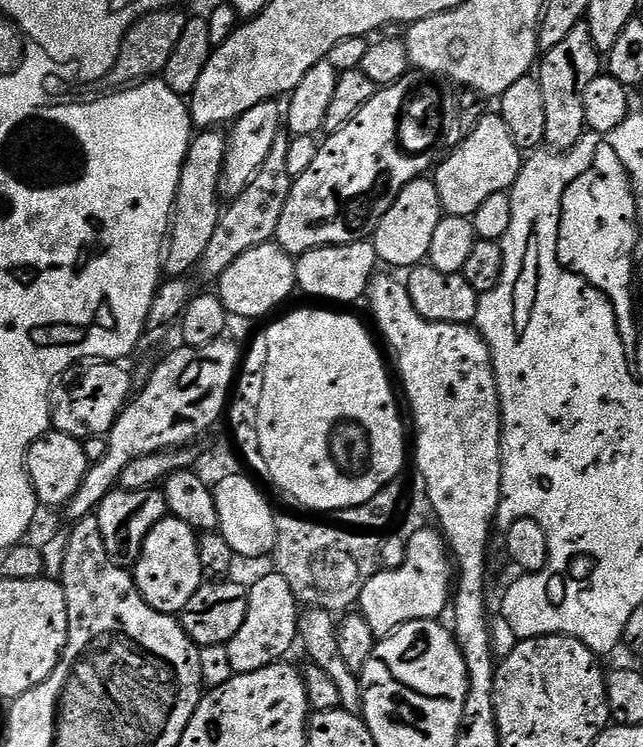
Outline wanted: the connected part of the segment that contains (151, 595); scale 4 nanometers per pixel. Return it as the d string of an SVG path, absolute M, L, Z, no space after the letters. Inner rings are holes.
M169 515L146 538L136 559L134 569L136 585L154 610L169 614L178 614L194 598L201 584L205 583L202 574L202 562L198 562L198 533L186 522L182 522L174 515Z

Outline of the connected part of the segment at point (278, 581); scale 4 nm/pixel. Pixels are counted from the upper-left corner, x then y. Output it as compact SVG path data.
M269 570L265 576L258 577L248 588L246 622L242 622L242 630L238 630L226 646L233 673L250 674L254 670L281 663L295 644L297 647L301 615L302 605L294 590L290 590L290 582L286 582L280 572Z

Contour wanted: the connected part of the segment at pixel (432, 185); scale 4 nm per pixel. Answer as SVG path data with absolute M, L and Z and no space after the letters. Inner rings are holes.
M421 178L410 182L394 198L394 206L382 214L382 222L378 222L376 233L370 238L376 259L381 265L389 264L392 268L411 270L427 261L430 241L434 229L442 215L435 179Z

